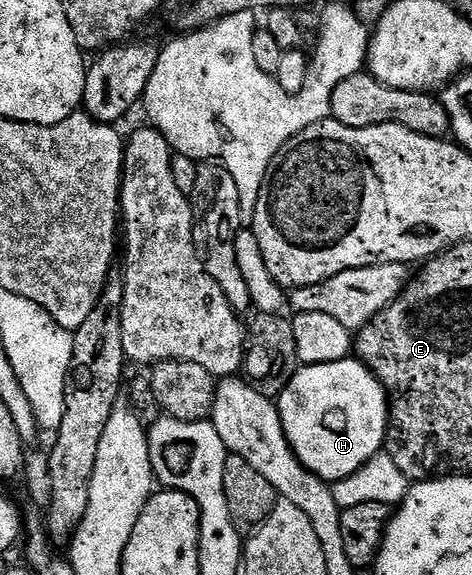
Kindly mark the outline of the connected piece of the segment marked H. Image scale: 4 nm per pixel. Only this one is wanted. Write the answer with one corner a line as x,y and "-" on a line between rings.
358,358
300,367
277,398
277,407
295,457
328,482
349,478
349,474
361,470
387,439
387,392

